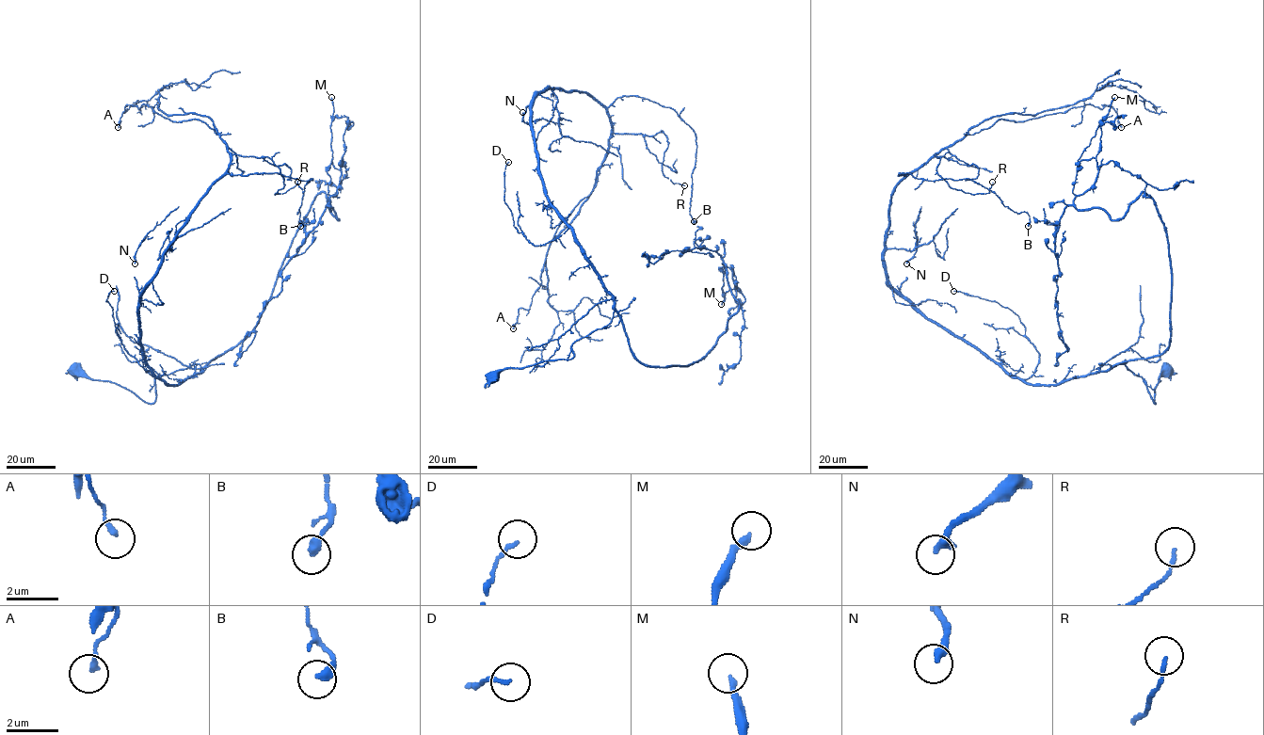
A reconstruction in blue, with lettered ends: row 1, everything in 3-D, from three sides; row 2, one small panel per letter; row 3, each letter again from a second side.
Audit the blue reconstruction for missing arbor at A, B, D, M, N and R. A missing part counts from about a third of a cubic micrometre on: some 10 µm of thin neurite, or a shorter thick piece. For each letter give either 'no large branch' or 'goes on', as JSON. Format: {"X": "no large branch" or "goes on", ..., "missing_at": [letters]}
{"A": "no large branch", "B": "no large branch", "D": "no large branch", "M": "no large branch", "N": "no large branch", "R": "no large branch", "missing_at": []}

